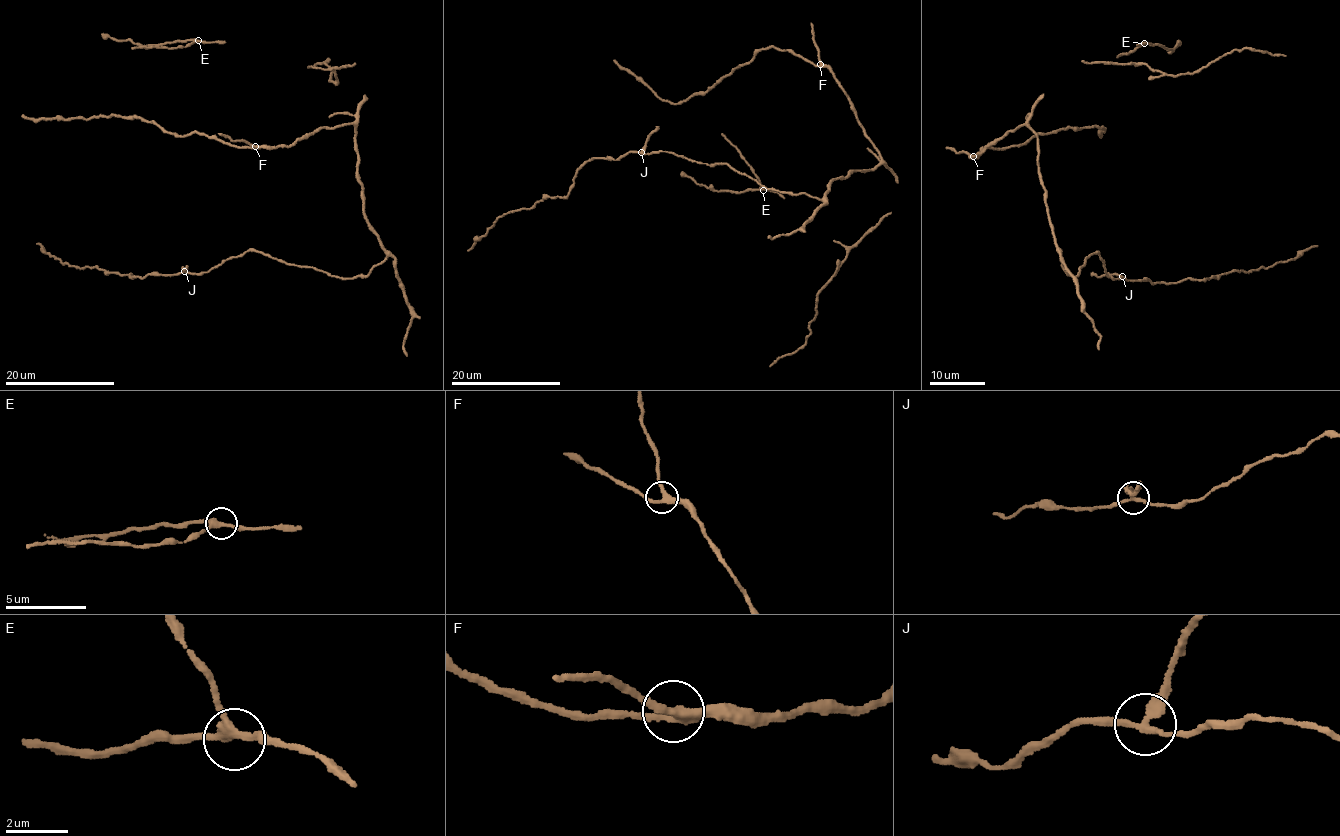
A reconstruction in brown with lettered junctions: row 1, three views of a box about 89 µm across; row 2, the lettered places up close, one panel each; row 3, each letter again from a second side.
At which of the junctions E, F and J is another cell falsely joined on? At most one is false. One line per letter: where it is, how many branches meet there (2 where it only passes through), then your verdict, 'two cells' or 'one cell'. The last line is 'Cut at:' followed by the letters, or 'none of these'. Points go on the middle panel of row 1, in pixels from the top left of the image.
E: at (763, 190); 3 branches meet; one cell
F: at (820, 64); 3 branches meet; one cell
J: at (641, 152); 3 branches meet; two cells
Cut at: J

